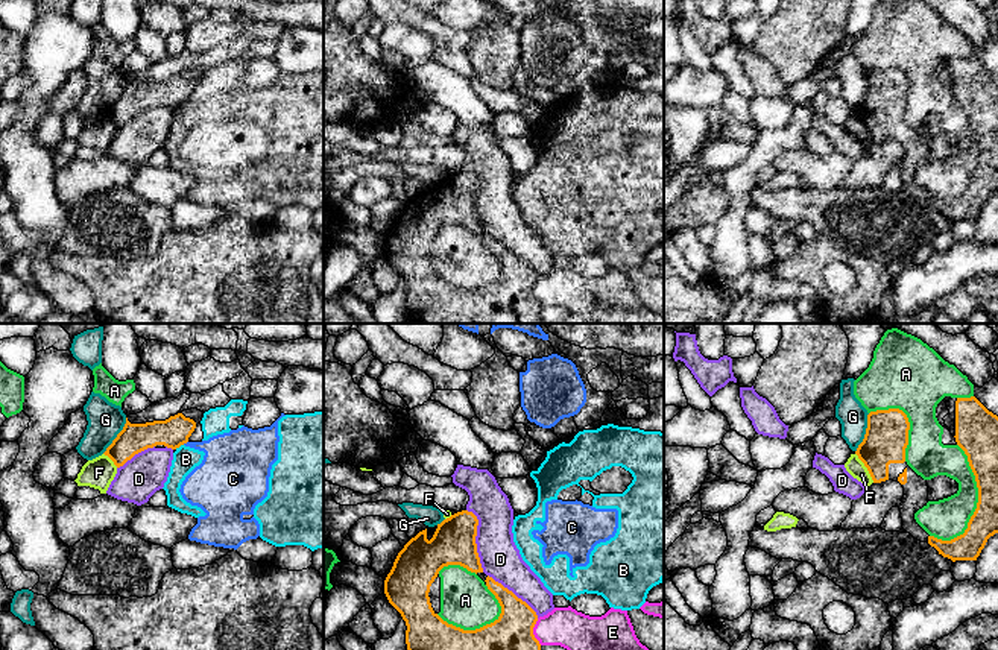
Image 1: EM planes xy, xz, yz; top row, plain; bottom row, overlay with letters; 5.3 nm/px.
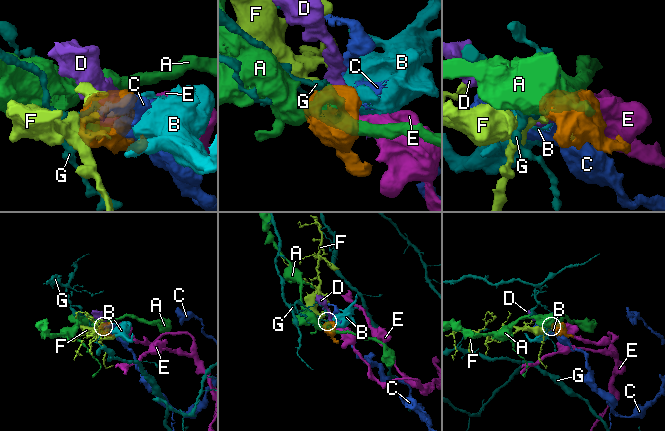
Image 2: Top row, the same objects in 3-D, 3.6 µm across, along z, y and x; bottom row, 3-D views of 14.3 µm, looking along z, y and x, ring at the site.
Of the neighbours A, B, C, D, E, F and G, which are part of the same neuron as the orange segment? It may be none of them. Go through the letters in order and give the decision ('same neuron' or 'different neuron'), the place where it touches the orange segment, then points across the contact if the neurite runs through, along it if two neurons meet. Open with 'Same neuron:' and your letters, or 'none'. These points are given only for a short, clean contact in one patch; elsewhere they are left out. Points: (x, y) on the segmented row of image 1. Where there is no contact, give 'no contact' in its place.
Same neuron: none
A: different neuron | yz (979, 498)
B: different neuron | xy (178, 447) | along xy (183, 444), (175, 448)
C: different neuron | xy (184, 442)
D: different neuron | xz (474, 539)
E: different neuron | xz (532, 632) | along xz (536, 618), (533, 637), (541, 644)
F: different neuron | yz (866, 466) | along yz (855, 453), (874, 482)
G: different neuron | yz (866, 433) | along yz (869, 413), (865, 438), (855, 451)

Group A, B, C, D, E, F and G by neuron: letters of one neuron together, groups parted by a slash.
A / B / C / D / E / F / G

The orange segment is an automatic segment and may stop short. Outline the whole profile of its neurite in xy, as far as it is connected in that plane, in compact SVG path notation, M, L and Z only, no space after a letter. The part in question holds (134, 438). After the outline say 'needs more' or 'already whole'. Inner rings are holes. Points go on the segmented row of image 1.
M182 413L170 416L166 421L153 421L146 424L131 424L126 418L123 430L103 453L117 468L123 466L135 454L164 445L176 450L188 442L196 428L196 422Z; already whole

